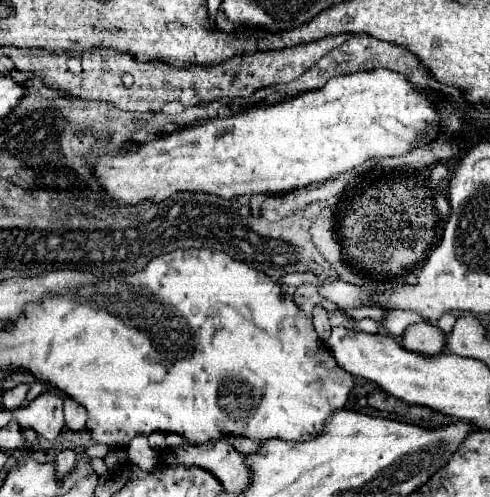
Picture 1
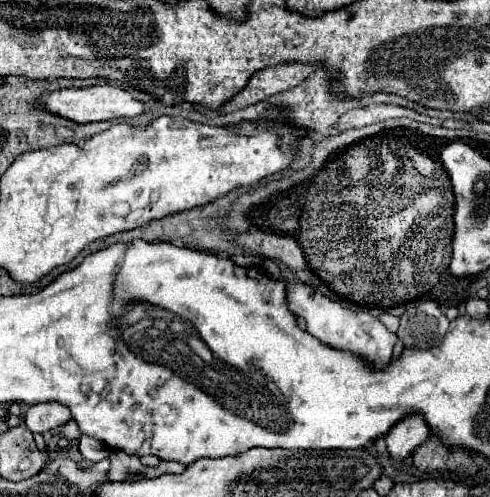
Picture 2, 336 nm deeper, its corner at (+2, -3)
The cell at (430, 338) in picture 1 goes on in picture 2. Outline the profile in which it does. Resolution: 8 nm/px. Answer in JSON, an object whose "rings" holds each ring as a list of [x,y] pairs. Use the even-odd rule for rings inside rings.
{"rings":[[[408,414],[390,428],[390,434],[386,434],[388,452],[392,458],[406,458],[428,436],[430,436],[430,426],[426,424],[424,416],[422,414]]]}

